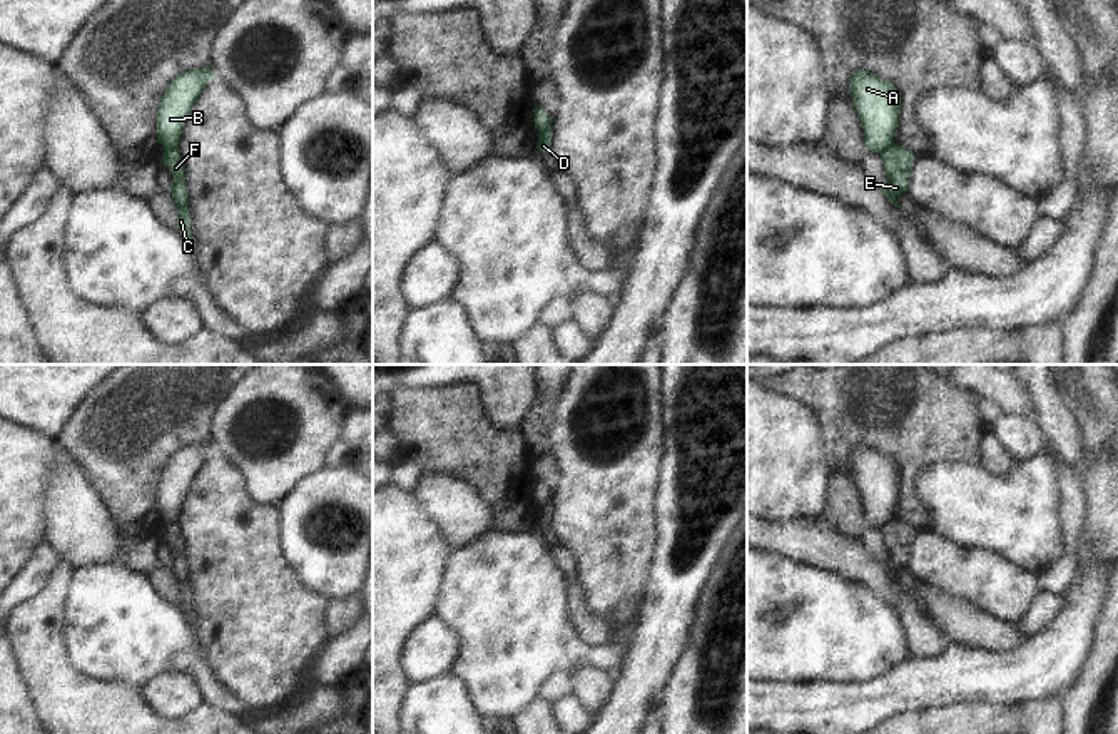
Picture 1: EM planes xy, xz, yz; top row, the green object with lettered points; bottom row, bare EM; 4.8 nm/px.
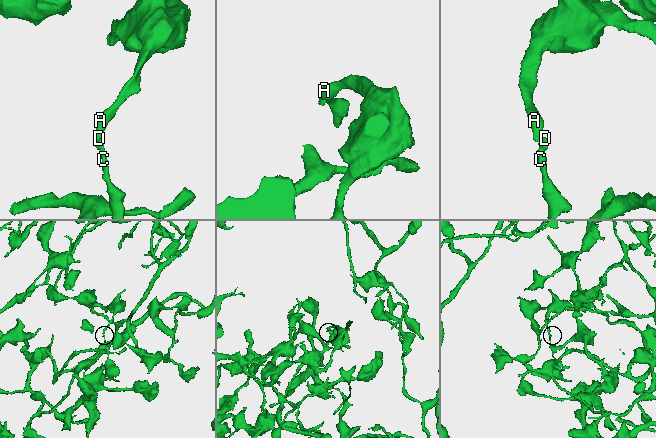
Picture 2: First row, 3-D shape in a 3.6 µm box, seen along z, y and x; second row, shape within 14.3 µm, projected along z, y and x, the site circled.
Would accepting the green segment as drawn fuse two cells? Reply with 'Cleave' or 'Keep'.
Cleave

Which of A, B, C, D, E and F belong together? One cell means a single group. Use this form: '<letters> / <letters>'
A B / C D E F

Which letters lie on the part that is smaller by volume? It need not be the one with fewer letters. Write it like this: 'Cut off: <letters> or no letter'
Cut off: C, D, E, F

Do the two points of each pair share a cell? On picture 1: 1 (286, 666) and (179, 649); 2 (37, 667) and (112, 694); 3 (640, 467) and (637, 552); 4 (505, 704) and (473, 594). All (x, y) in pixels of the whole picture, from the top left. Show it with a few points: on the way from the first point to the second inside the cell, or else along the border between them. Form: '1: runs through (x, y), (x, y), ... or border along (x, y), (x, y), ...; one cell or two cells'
1: border along (191, 621), (208, 664), (226, 686); two cells
2: runs through (55, 686), (64, 694), (94, 694); one cell
3: runs through (637, 489), (637, 530); one cell
4: runs through (503, 677), (503, 624), (500, 621); one cell

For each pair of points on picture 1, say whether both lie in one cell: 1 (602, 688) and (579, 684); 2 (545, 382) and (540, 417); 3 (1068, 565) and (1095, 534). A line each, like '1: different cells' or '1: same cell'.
1: same cell
2: same cell
3: different cells

